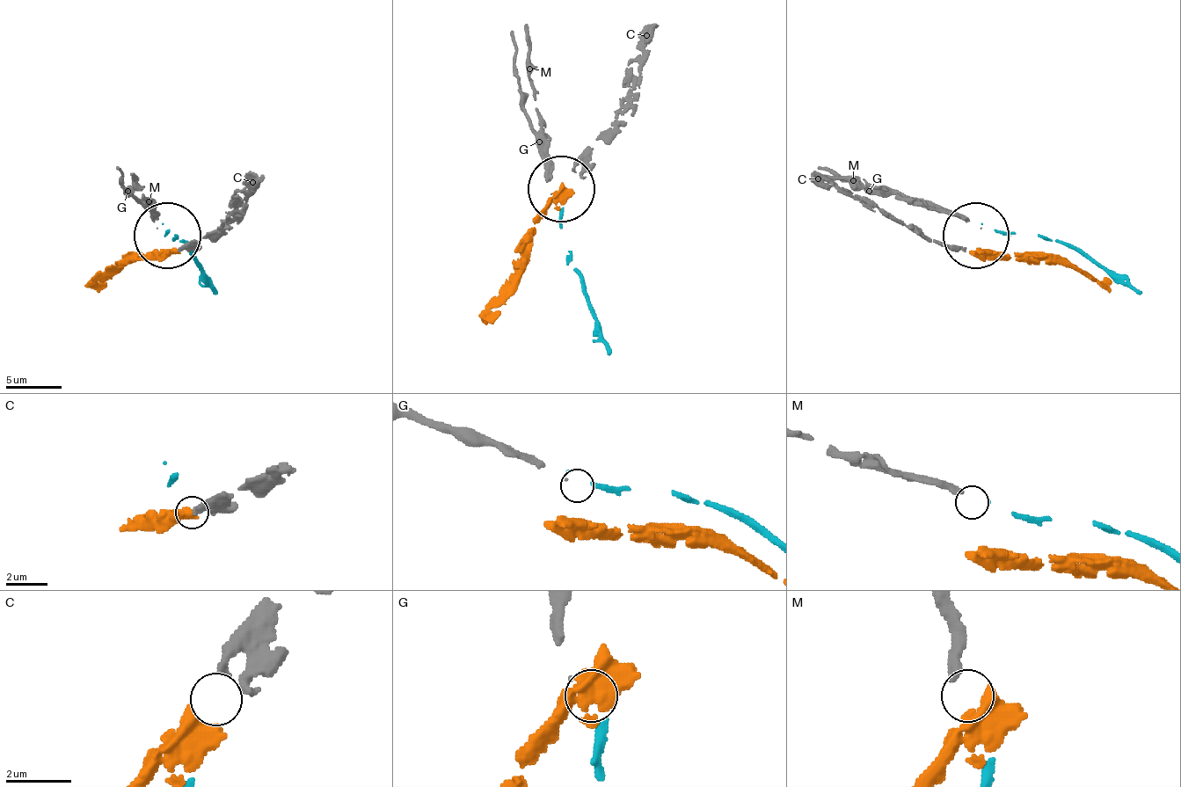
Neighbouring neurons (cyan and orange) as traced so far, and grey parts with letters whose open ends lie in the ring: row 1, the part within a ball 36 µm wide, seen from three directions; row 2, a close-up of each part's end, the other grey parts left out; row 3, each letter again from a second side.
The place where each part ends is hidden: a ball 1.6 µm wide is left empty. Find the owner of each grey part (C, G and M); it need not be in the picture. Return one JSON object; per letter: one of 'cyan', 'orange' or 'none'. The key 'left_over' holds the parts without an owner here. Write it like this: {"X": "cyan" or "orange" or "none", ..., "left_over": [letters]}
{"C": "orange", "G": "none", "M": "cyan", "left_over": ["G"]}

